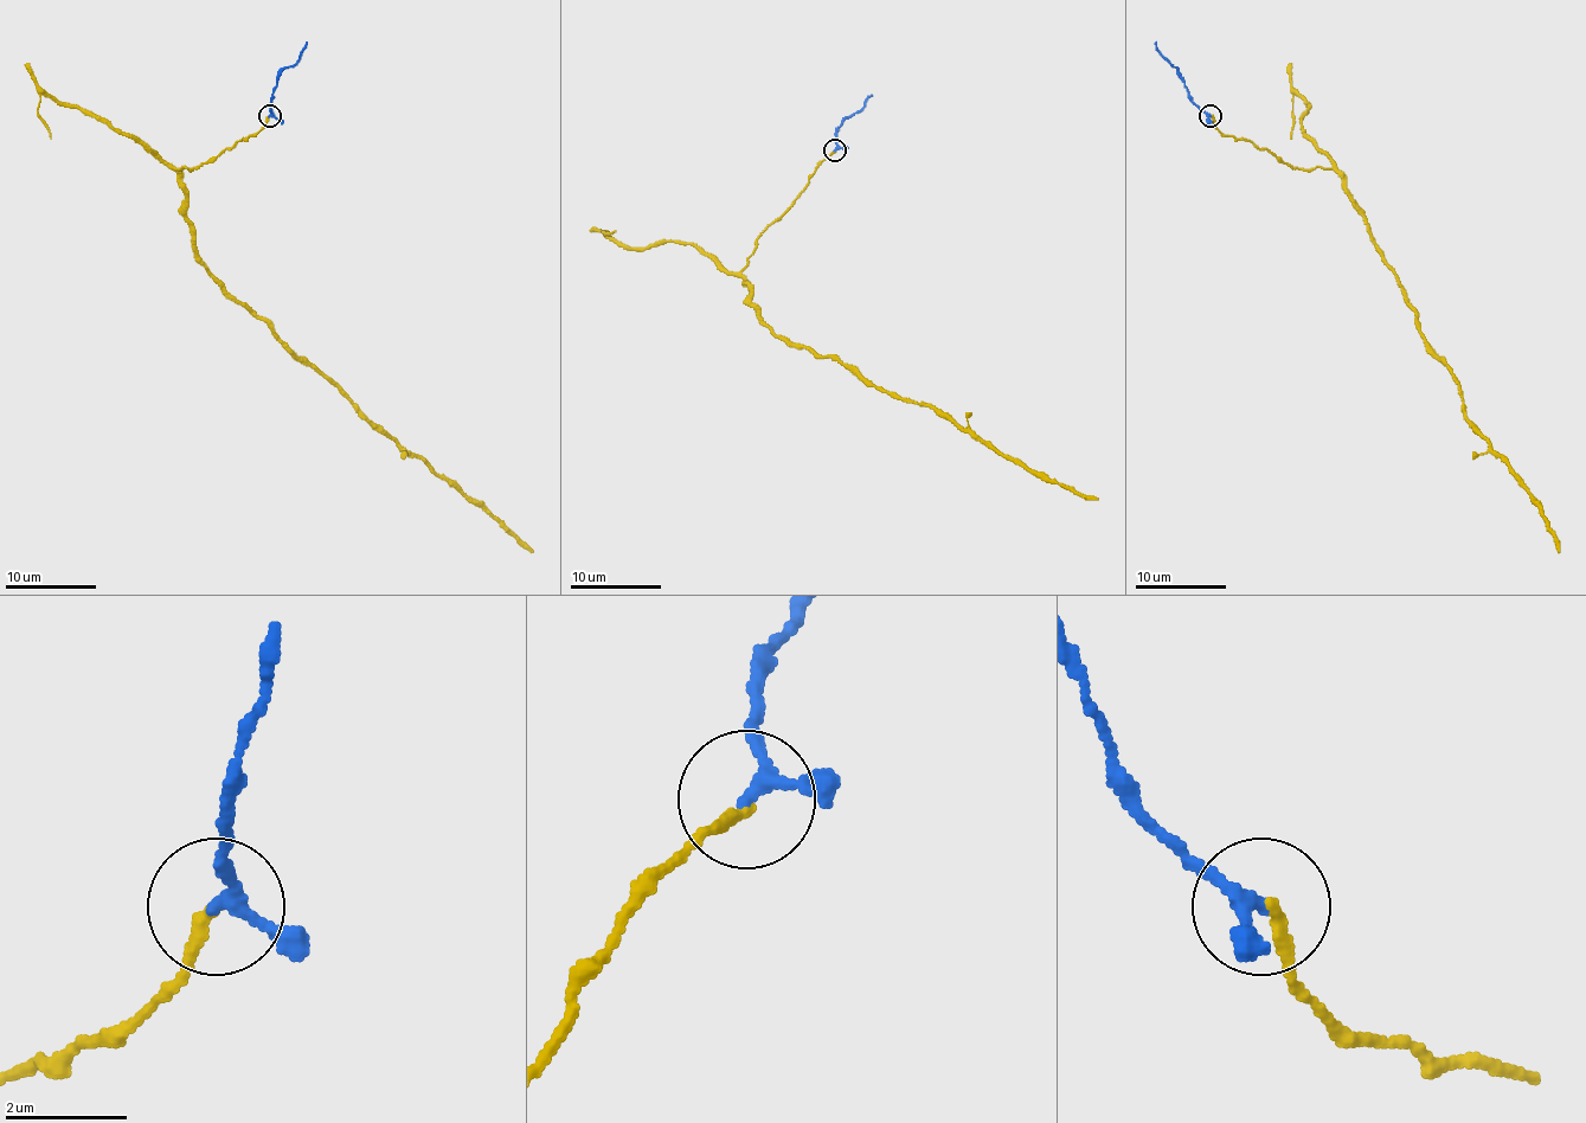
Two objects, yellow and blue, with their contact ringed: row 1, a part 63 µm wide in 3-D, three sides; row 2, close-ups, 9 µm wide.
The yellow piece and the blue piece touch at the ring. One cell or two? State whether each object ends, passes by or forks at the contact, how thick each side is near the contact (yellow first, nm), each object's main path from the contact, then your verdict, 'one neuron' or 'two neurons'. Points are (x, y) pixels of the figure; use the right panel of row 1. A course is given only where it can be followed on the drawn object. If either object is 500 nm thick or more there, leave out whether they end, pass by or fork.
yellow ends; blue passes by; calibres 200 and 200 nm; course yellow (1212, 115), (1226, 135), (1342, 179), (1418, 332), (1448, 364), (1463, 414), (1540, 507), (1559, 553); course blue (1209, 115), (1192, 100), (1182, 76), (1155, 42); one neuron

